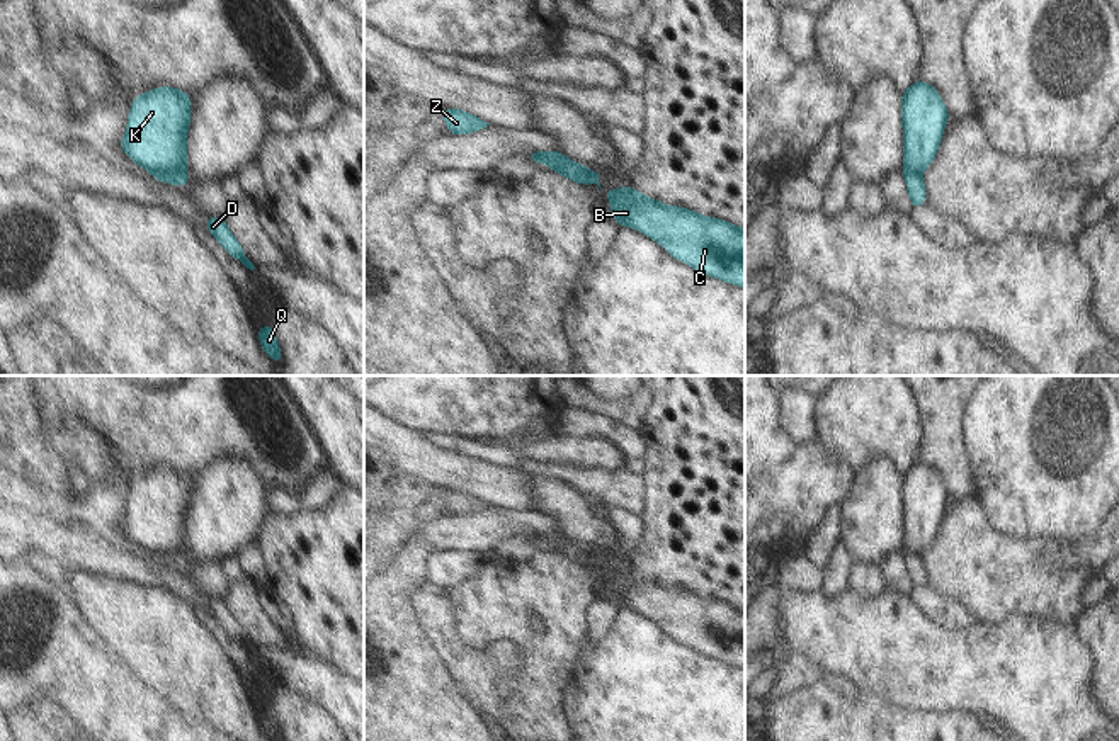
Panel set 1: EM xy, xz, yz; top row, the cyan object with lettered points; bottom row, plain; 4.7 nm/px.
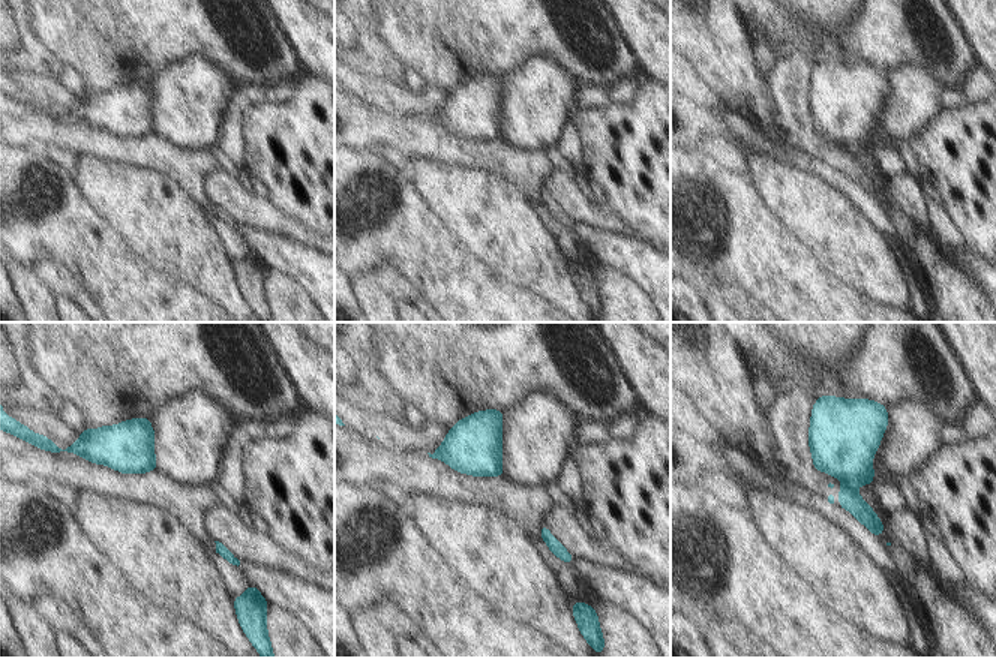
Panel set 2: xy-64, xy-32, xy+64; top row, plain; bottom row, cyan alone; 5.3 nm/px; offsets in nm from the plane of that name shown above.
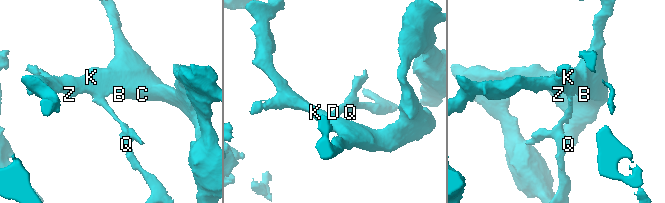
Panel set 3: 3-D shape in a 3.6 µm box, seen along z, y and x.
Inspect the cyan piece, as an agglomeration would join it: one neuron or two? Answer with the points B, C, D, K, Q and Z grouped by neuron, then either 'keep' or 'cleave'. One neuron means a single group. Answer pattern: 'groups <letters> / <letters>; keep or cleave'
groups B C K Z / D Q; cleave

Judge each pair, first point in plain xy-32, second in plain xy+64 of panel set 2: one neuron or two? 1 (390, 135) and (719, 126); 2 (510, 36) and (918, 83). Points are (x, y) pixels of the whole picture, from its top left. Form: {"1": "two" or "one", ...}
{"1": "one", "2": "two"}

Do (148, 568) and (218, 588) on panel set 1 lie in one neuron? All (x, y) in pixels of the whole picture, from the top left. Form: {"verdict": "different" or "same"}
{"verdict": "same"}

